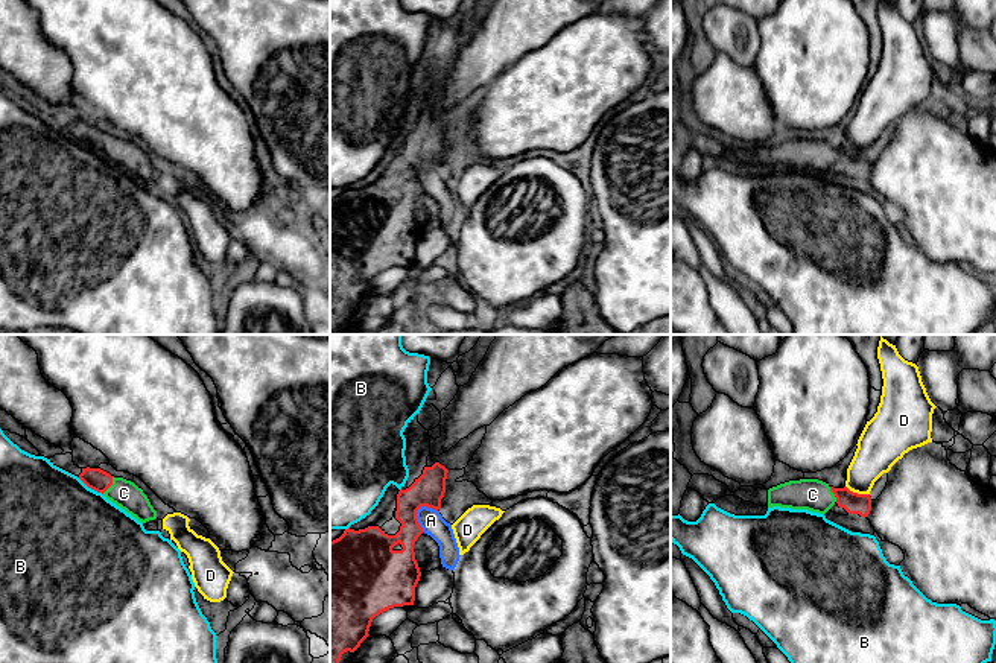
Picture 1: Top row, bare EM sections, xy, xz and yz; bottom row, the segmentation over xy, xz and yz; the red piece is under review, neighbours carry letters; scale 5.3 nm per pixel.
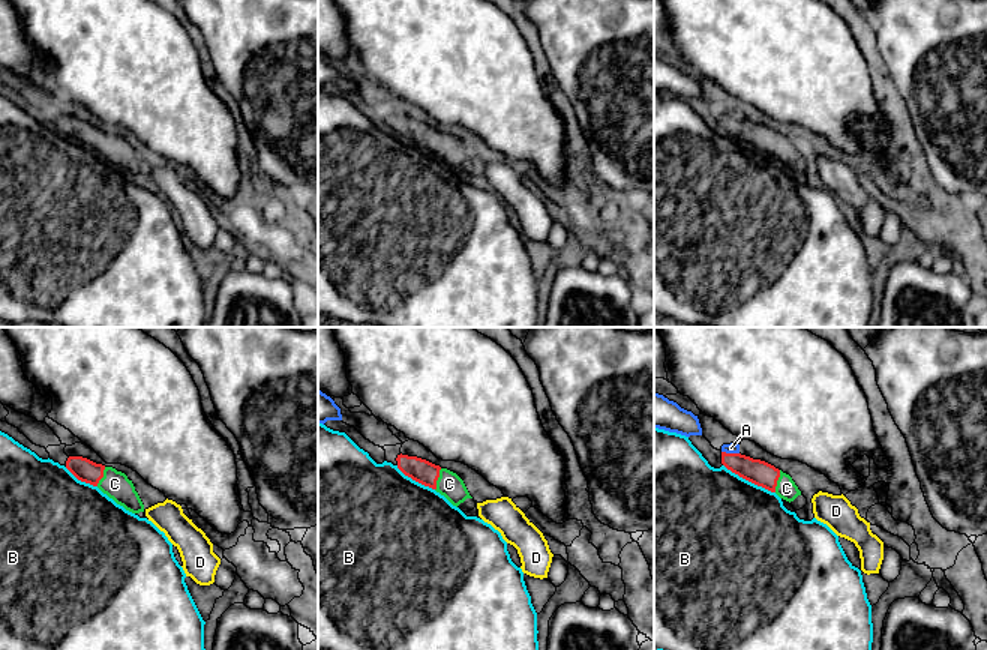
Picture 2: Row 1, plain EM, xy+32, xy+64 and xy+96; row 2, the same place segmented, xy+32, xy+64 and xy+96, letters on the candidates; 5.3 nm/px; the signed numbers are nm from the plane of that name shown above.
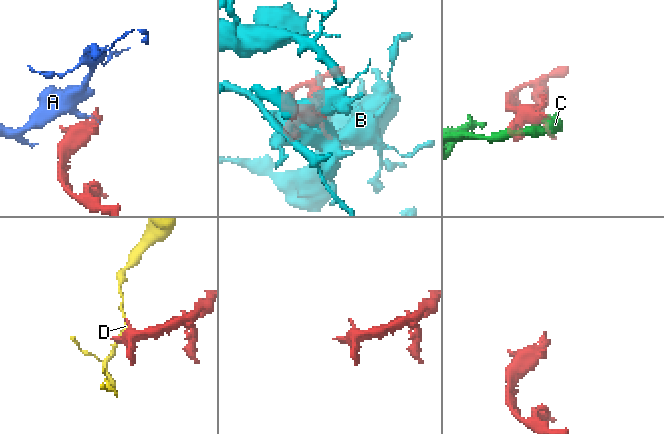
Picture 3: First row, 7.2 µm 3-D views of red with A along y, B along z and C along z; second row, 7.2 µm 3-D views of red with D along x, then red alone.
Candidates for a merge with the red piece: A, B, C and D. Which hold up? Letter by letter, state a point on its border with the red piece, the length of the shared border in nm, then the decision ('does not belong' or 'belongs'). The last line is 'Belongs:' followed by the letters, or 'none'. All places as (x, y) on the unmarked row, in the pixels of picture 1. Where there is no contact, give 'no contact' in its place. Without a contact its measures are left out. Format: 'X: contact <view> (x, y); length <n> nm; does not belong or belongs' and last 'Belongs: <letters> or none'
A: contact xz (415, 172); length 150 nm; does not belong
B: contact xy (90, 146); length 160 nm; does not belong
C: contact xy (110, 145); length 110 nm; belongs
D: contact yz (856, 152); length 140 nm; does not belong
Belongs: C

